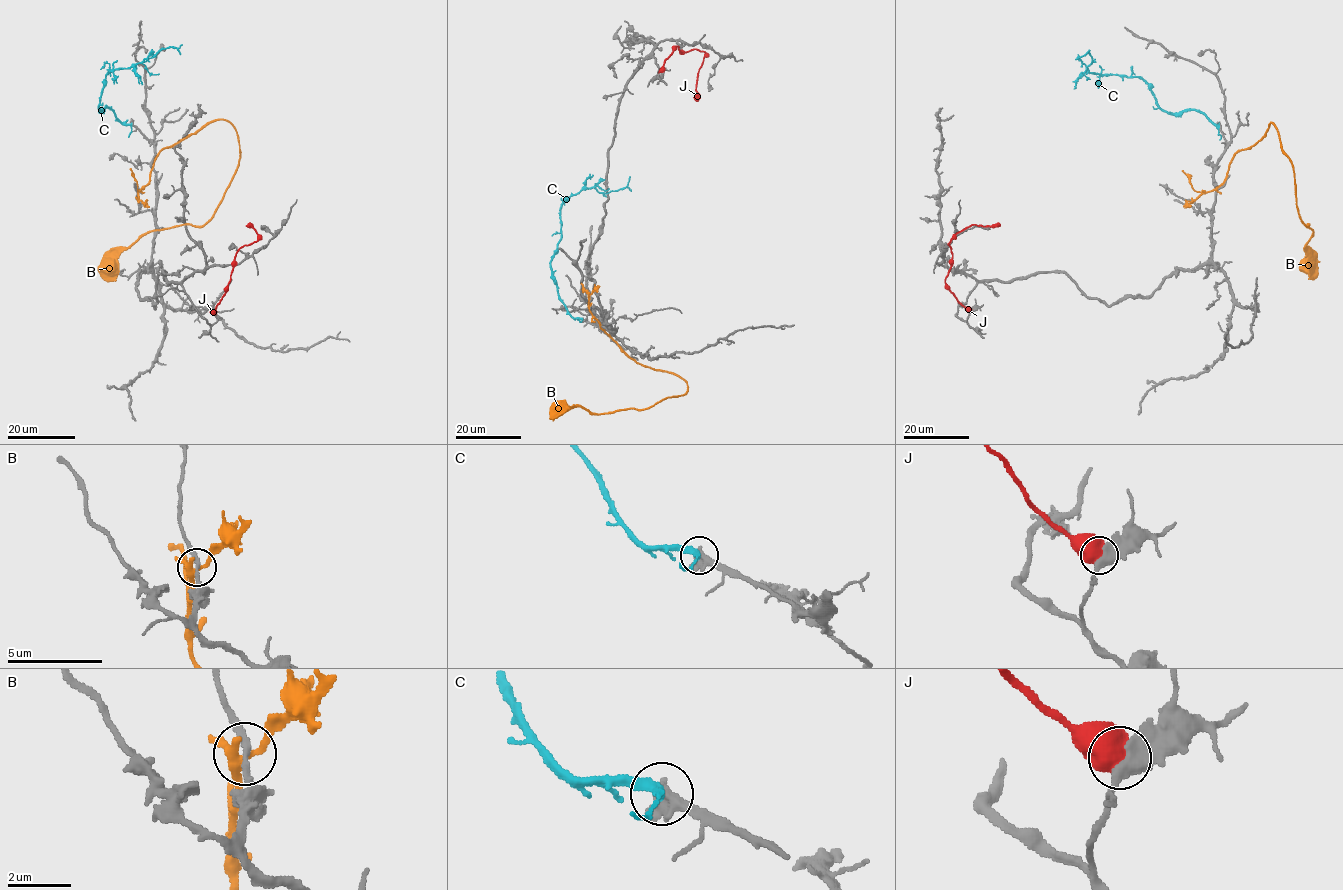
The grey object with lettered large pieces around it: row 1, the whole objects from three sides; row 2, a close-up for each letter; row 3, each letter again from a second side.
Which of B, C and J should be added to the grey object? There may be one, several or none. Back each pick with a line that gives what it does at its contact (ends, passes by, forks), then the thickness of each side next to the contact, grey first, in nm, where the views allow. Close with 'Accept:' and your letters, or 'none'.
C: it passes by; calibres 480 and 260 nm
Accept: C

